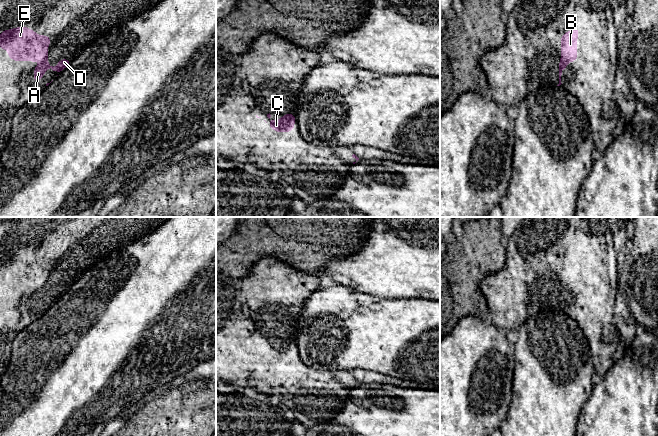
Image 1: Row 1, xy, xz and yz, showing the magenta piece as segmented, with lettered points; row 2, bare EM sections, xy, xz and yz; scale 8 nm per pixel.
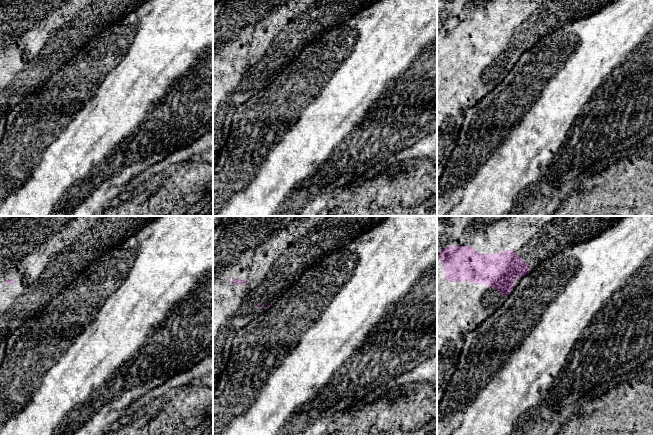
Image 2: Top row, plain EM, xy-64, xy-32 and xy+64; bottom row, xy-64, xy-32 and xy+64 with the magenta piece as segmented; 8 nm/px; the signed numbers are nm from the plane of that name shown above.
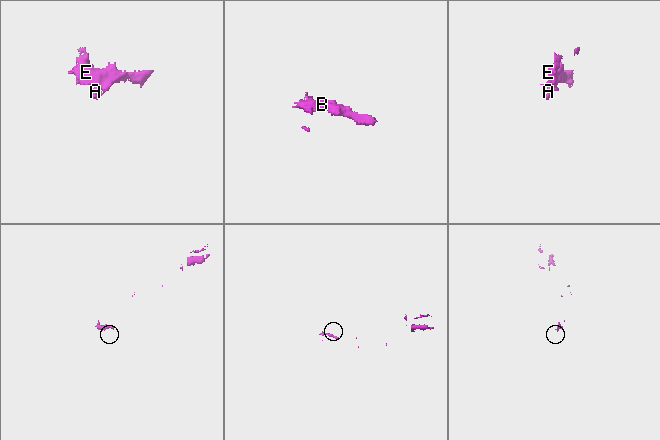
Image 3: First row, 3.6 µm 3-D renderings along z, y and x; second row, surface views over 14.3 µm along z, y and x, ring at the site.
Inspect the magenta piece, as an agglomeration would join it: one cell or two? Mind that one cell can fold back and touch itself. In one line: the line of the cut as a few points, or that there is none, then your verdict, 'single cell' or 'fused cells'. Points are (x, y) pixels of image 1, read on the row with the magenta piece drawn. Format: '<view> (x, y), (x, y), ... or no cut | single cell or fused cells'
no cut | single cell

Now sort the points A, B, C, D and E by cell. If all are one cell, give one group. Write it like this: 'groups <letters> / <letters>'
groups A B C D E

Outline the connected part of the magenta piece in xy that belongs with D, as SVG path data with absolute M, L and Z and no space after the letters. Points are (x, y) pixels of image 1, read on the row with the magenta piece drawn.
M17 27L6 31L1 30L0 49L8 50L8 57L13 61L41 61L34 68L34 83L37 84L45 70L51 68L58 75L72 61L61 59L56 67L47 63L48 44L52 41L47 35L38 36L35 31L28 27Z

